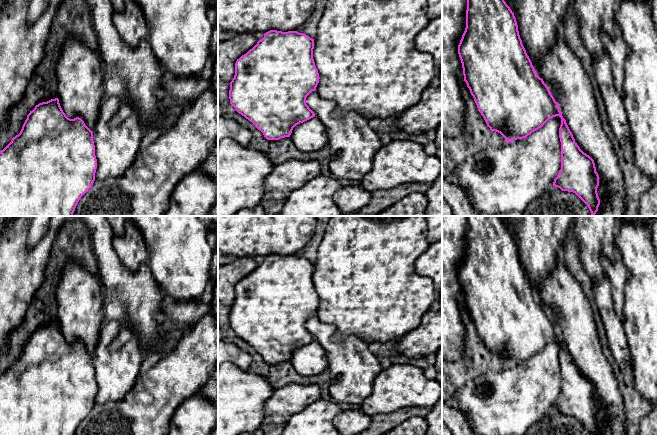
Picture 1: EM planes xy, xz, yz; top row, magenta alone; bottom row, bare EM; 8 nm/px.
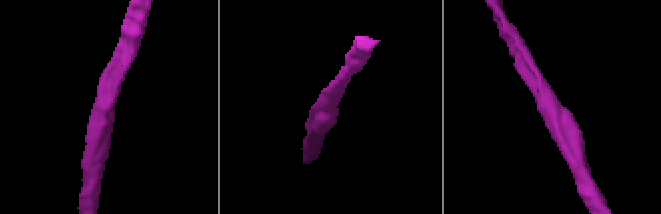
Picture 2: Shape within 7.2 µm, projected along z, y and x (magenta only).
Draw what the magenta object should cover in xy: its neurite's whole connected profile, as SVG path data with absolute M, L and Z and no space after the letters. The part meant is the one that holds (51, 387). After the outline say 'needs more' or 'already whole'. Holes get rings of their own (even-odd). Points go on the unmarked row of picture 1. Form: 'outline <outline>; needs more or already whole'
outline M68 261L65 265L56 287L57 321L47 326L39 327L27 339L22 353L11 366L0 375L0 435L75 435L81 421L88 416L95 405L97 383L95 380L95 369L93 355L97 345L99 334L104 321L104 295L99 278L93 276L81 264Z; needs more

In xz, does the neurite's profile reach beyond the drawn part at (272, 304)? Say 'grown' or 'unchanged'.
grown

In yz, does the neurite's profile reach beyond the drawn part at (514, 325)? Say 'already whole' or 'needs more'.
needs more

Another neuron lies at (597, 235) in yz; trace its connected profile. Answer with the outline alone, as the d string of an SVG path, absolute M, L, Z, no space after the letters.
M575 216L574 225L585 272L591 280L601 281L605 275L601 258L615 261L616 216Z

